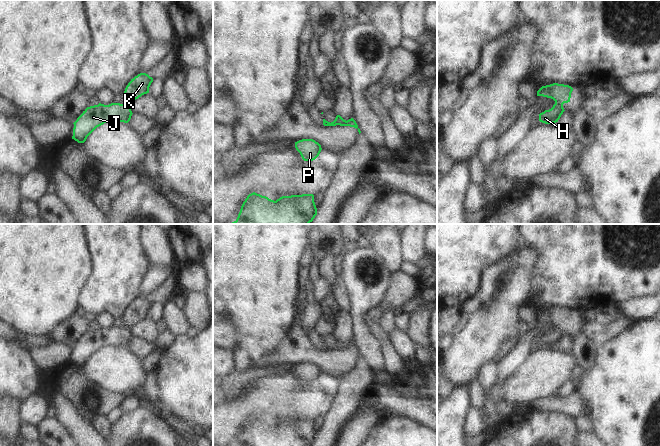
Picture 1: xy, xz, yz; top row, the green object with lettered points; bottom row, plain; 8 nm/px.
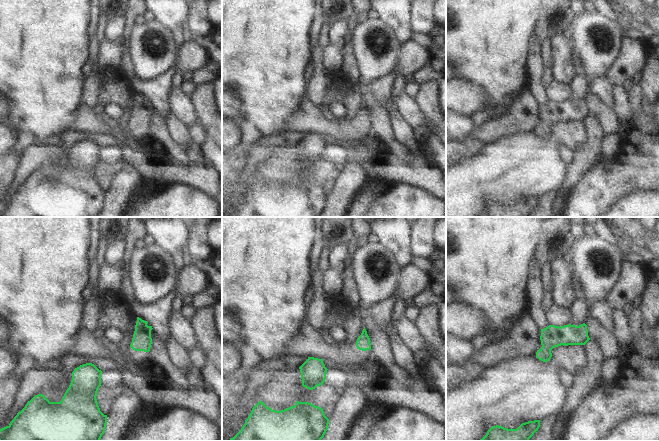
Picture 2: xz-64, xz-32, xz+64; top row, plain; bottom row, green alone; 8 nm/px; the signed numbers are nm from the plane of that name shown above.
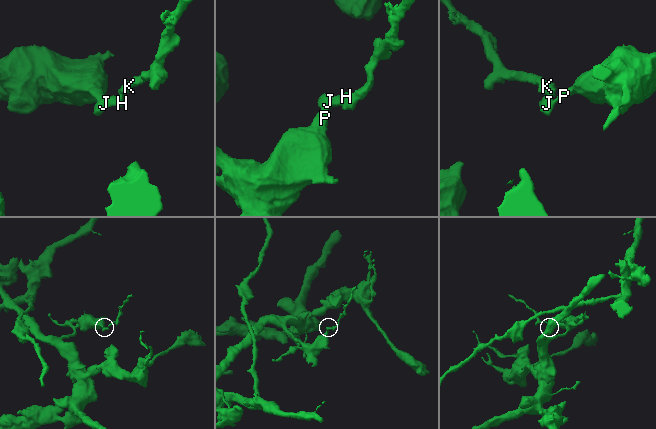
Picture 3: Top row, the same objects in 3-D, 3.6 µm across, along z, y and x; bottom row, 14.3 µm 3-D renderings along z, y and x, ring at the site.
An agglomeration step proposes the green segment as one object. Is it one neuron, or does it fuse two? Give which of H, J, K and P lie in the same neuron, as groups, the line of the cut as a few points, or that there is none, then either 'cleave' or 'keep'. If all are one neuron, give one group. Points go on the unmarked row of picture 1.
groups H J P / K; cut yz (555, 326), (562, 329); cleave

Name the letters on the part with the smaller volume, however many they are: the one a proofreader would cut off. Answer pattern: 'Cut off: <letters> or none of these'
Cut off: K

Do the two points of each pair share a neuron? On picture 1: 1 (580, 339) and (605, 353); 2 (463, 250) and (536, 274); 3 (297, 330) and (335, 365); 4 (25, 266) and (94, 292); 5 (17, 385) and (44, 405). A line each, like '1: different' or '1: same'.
1: different
2: same
3: same
4: different
5: different

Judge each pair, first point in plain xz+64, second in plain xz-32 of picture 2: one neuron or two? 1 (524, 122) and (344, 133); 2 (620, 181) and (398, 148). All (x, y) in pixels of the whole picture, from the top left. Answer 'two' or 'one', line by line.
1: one
2: two

